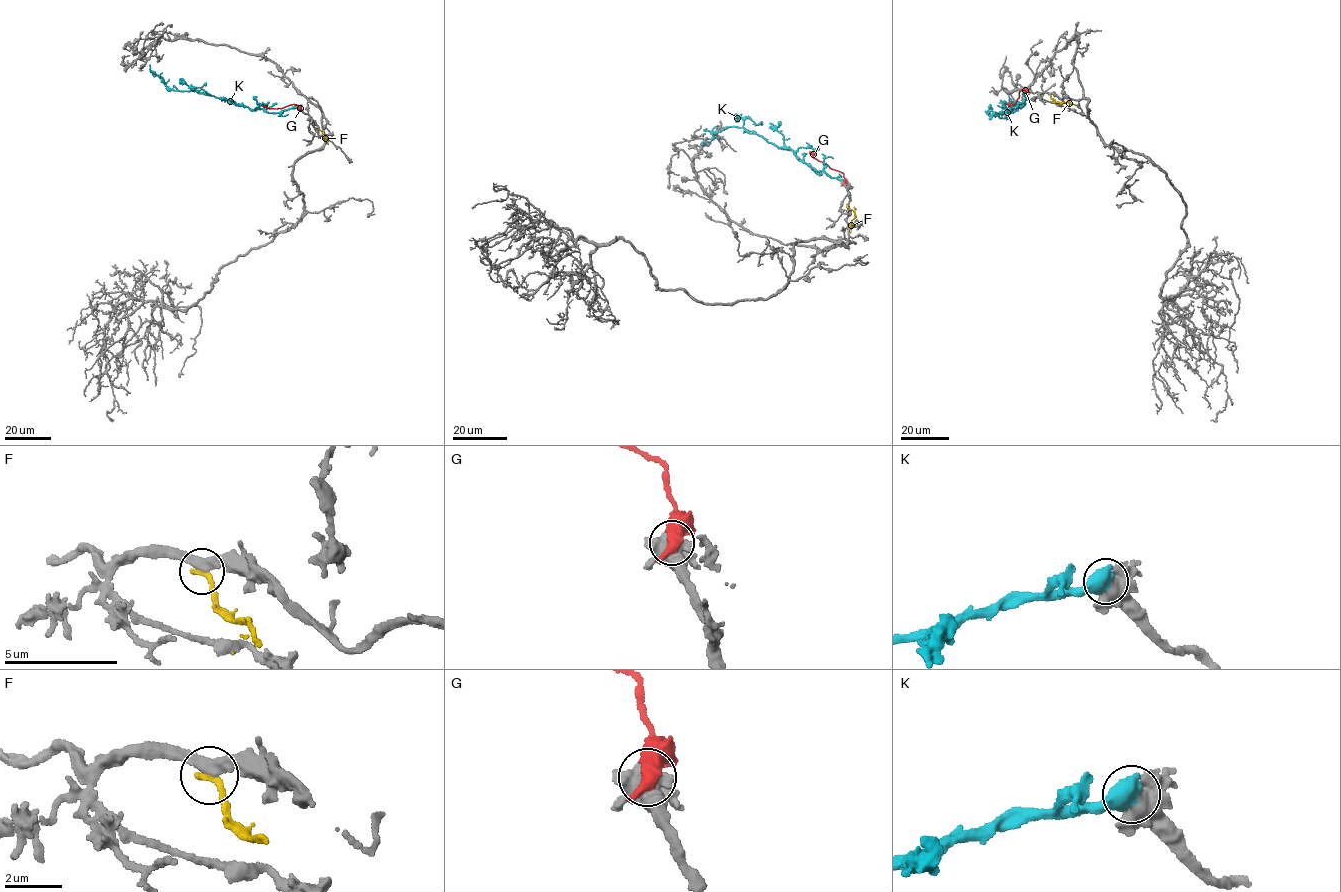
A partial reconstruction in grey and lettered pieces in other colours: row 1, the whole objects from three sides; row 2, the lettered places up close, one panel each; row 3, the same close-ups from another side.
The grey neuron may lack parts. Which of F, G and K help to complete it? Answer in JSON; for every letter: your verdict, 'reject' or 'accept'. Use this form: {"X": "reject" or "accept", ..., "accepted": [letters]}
{"F": "reject", "G": "reject", "K": "accept", "accepted": ["K"]}

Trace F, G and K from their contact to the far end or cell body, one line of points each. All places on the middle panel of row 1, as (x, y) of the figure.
F: (848, 205), (855, 217), (850, 232)
G: (844, 182), (842, 173), (815, 159), (810, 152)
K: (844, 181), (817, 172), (790, 150), (779, 148), (742, 127), (726, 127), (713, 135), (706, 128)

